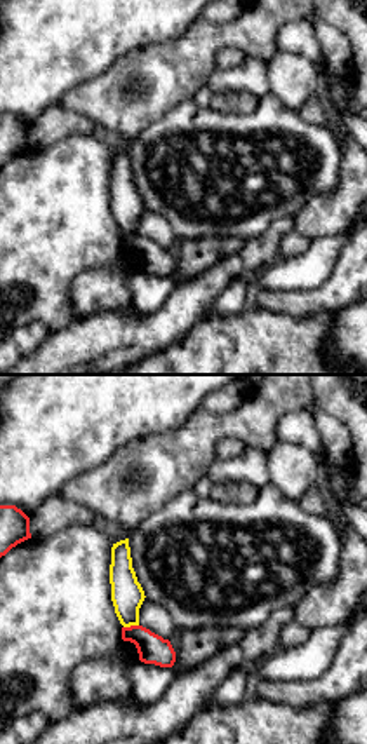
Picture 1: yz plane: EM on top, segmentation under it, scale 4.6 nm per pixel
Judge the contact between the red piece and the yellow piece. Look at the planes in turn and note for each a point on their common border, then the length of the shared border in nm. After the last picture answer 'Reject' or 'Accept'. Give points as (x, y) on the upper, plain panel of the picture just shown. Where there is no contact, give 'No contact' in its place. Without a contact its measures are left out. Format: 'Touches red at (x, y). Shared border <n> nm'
Touches red at (131, 236). Shared border 70 nm

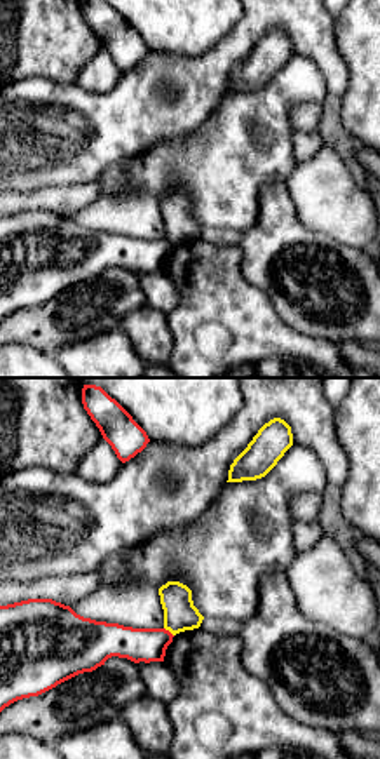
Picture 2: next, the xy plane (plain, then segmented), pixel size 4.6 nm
Touches red at (169, 242). Shared border 60 nm

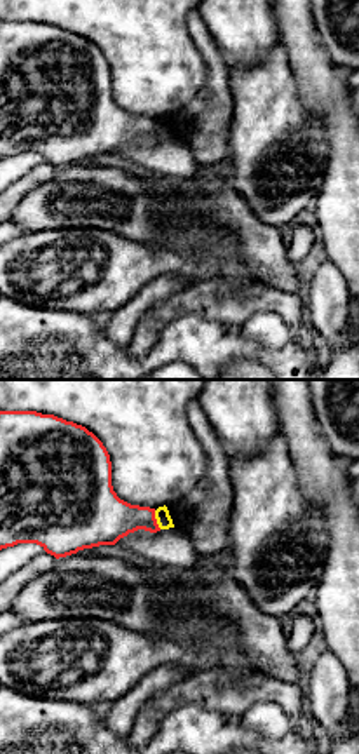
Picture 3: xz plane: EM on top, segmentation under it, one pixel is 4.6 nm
Touches red at (155, 129). Shared border 90 nm

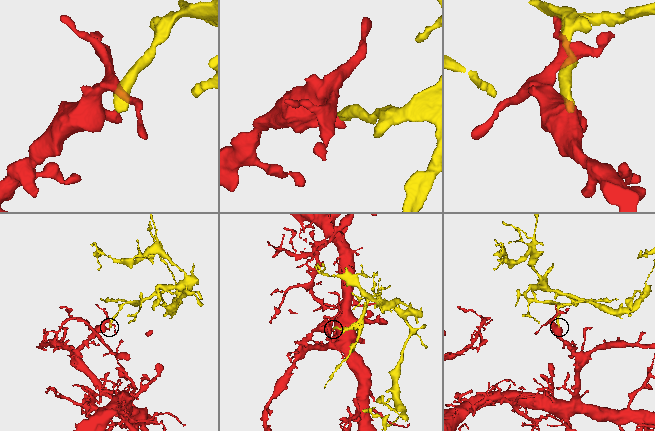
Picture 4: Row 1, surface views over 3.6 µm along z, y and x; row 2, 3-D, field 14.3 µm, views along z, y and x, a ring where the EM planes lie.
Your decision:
Reject

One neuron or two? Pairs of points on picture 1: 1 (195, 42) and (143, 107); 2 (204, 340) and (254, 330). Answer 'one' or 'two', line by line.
1: one
2: one

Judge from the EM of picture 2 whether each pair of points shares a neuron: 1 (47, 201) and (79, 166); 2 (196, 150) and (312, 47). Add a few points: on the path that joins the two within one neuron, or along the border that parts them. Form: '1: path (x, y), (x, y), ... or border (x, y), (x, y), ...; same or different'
1: border (98, 178), (88, 183), (44, 185), (21, 194); different
2: border (293, 53), (307, 58), (319, 70), (326, 89); different

